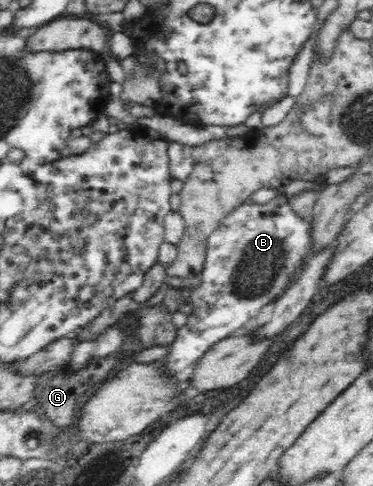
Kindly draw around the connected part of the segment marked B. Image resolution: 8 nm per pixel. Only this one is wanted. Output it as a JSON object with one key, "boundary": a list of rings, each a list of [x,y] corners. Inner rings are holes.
{"boundary":[[[282,191],[281,195],[269,200],[267,204],[245,202],[243,206],[234,208],[207,237],[205,270],[202,270],[203,282],[193,288],[191,294],[193,314],[188,316],[189,322],[177,328],[175,340],[168,346],[167,357],[160,360],[161,373],[175,383],[187,381],[187,378],[193,374],[193,366],[220,340],[227,338],[229,334],[233,334],[243,326],[247,326],[247,330],[253,330],[258,325],[266,323],[269,315],[274,311],[274,301],[284,294],[291,276],[299,271],[302,261],[310,251],[309,224],[291,210]]]}

